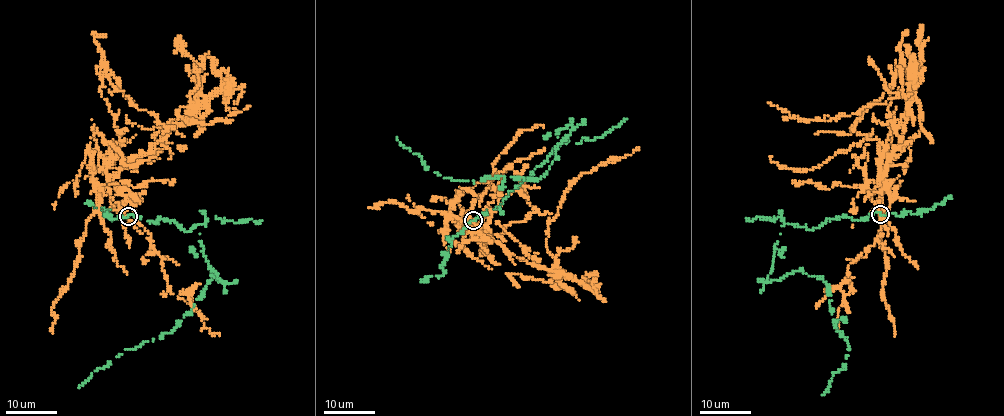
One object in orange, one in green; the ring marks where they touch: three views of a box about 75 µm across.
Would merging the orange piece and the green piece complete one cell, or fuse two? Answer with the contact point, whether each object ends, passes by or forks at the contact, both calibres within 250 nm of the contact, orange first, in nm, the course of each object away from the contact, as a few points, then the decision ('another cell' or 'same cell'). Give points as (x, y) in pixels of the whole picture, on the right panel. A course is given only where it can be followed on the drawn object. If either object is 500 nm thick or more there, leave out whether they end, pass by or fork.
place (880, 214); orange ends; green passes by; calibres 130 and 240 nm; course orange (879, 214), (884, 224), (890, 197), (883, 174), (899, 149), (908, 101), (894, 97), (806, 122), (768, 102); course green (880, 214), (785, 224), (775, 246), (766, 282), (819, 277), (848, 341), (822, 395); another cell

